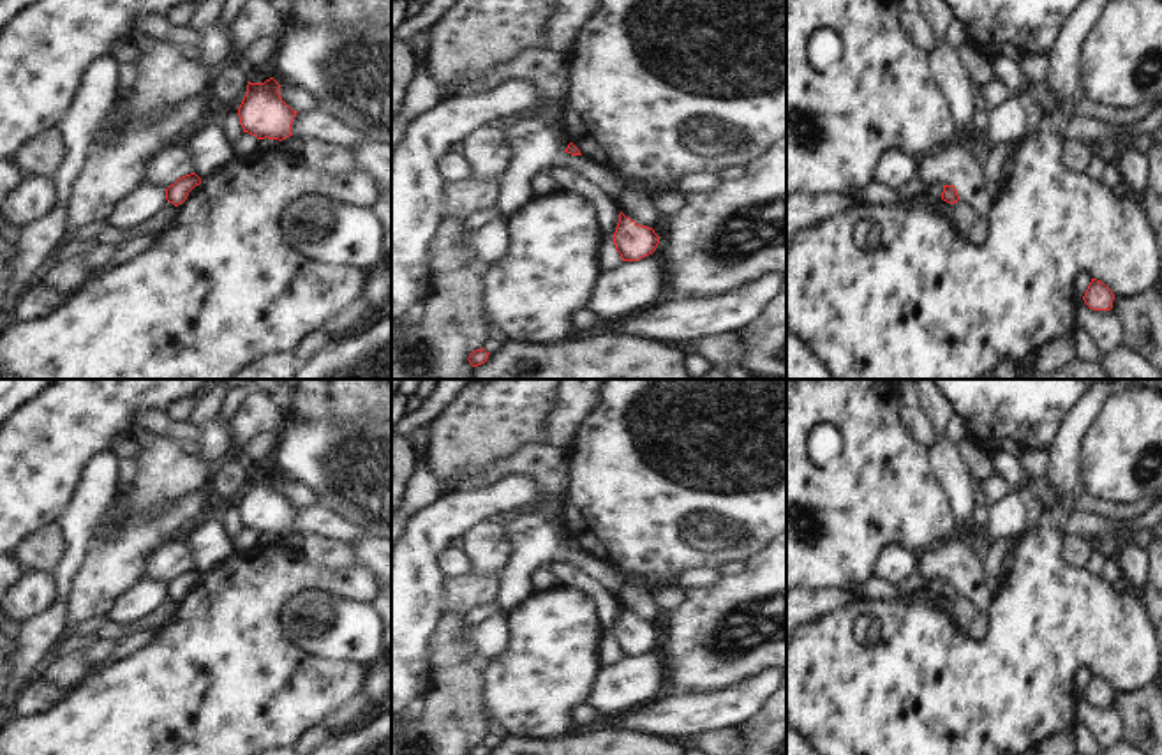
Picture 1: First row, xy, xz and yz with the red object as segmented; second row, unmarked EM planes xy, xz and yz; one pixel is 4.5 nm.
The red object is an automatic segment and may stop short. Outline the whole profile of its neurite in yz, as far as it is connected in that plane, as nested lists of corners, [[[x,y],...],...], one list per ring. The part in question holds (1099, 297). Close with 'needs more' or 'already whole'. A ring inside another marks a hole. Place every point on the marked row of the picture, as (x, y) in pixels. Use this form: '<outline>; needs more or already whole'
[[[1091,279],[1083,300],[1093,310],[1111,310],[1114,295],[1104,282]]]; already whole

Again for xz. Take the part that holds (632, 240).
[[[622,212],[619,213],[619,222],[612,238],[622,261],[638,261],[652,254],[659,243],[659,236],[652,228],[637,224]]]; already whole

